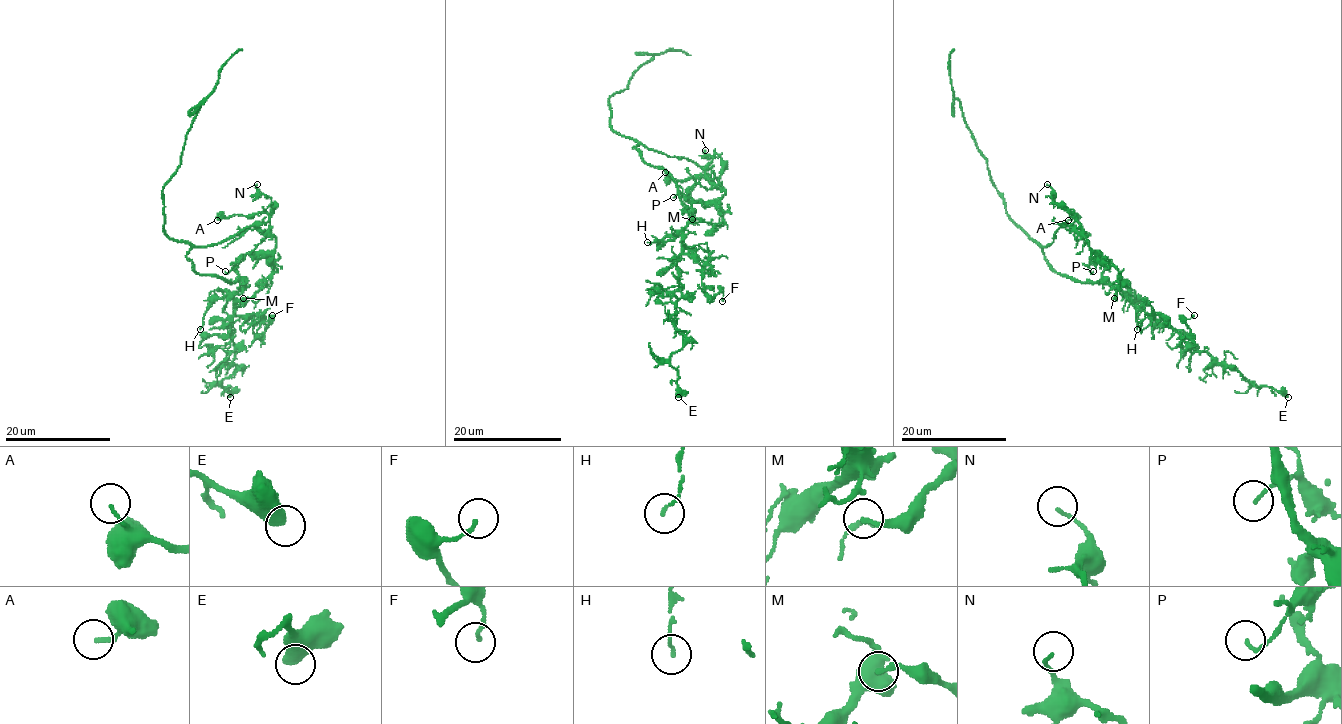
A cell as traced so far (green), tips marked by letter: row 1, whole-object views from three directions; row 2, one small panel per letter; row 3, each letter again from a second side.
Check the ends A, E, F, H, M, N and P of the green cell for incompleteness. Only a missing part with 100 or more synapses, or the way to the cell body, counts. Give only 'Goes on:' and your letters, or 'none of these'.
Goes on: none of these

